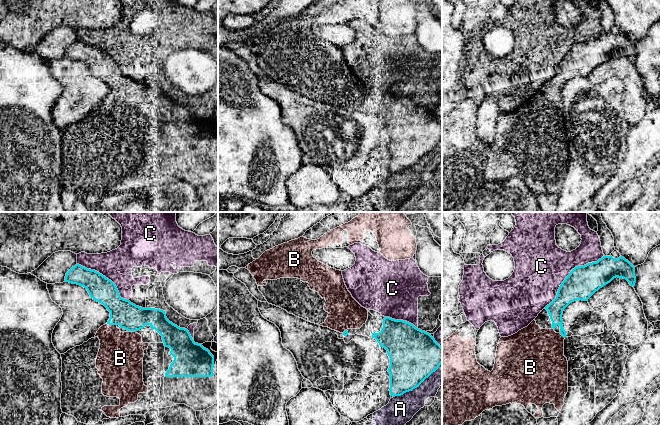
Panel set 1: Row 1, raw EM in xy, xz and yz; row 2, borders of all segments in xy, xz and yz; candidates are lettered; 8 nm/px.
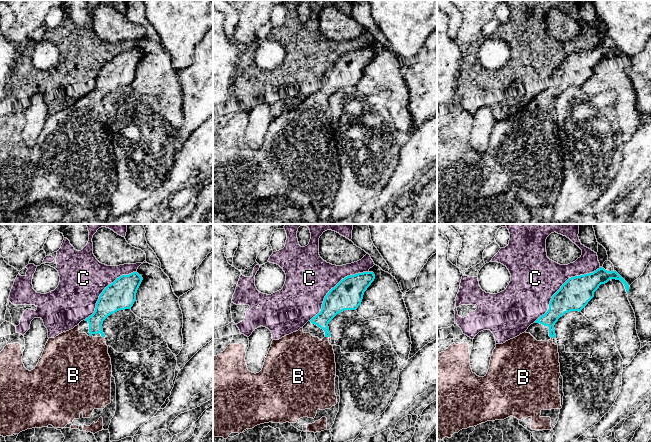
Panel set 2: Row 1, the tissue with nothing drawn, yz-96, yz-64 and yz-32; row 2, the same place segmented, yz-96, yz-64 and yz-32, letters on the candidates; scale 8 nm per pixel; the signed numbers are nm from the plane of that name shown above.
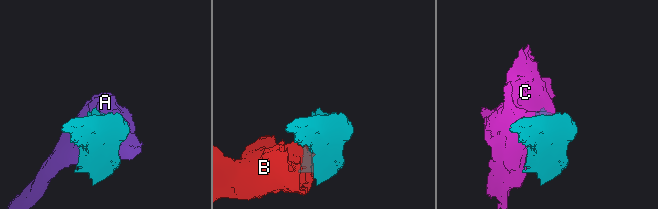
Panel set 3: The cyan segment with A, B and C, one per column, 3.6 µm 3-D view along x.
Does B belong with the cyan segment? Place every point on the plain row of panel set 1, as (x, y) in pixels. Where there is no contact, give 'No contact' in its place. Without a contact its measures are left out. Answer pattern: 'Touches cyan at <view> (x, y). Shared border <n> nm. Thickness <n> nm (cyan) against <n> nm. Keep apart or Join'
Touches cyan at xy (112, 100). Shared border 80 nm. Thickness 220 nm (cyan) against 340 nm. Join

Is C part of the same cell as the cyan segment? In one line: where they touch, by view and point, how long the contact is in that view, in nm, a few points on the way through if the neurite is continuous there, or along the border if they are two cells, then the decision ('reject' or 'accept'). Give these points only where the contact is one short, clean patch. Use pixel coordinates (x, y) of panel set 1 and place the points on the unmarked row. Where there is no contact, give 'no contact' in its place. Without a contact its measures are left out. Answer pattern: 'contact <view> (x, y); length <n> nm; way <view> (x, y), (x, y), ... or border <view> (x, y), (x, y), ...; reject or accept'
contact yz (569, 50); length 650 nm; reject

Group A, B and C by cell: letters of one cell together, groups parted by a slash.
A / B / C

